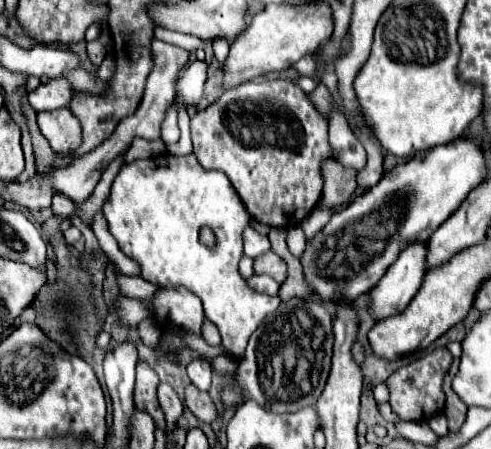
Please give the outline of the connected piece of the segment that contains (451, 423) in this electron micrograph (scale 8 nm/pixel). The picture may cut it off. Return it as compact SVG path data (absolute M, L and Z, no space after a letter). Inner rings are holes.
M455 358L454 362L452 362L450 368L445 374L443 381L443 390L446 395L445 409L444 414L448 421L448 430L449 431L457 431L461 425L463 425L463 421L465 421L465 413L467 413L467 407L465 407L465 403L457 397L457 394L452 389L452 380L454 375L458 371L460 359Z

